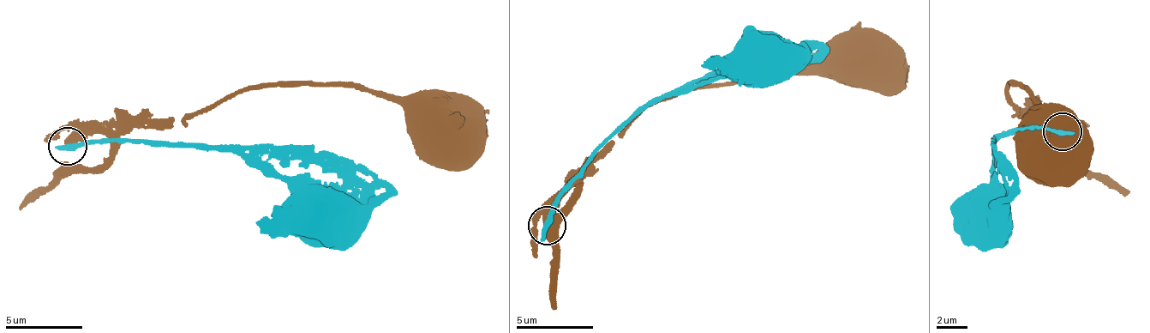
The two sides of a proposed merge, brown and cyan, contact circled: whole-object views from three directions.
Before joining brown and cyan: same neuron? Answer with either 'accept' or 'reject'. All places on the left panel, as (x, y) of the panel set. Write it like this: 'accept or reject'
reject

